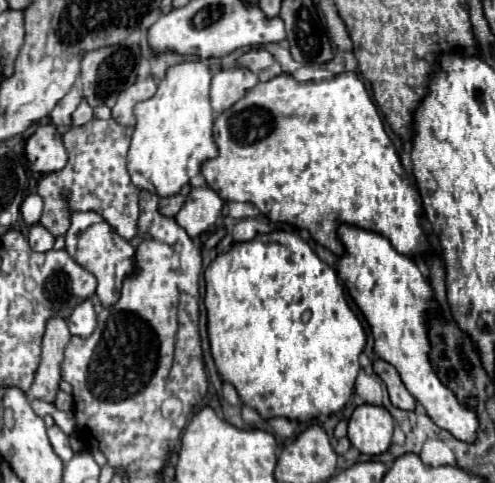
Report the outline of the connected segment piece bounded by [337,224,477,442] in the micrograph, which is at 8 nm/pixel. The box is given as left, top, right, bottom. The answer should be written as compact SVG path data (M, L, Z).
M341 224L337 228L337 236L345 248L343 256L337 260L337 274L369 322L371 334L375 338L375 354L397 368L405 388L439 428L449 430L457 440L473 442L477 432L475 412L459 406L455 394L439 382L435 368L429 362L425 312L429 308L437 308L437 302L417 264L409 256L399 254L391 242L377 232Z

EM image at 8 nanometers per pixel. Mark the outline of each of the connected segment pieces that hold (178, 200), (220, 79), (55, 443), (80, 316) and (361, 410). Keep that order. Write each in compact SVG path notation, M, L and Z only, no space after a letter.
M187 184L187 186L181 188L179 194L173 194L173 196L169 196L169 198L161 198L161 204L159 204L161 214L165 214L165 216L175 216L175 214L181 210L181 206L183 206L189 190L191 190L191 186Z
M231 68L221 70L211 80L211 106L217 114L221 114L225 108L233 106L249 88L253 88L259 82L257 74L247 68Z
M51 426L47 430L49 434L49 440L51 440L51 446L55 450L55 454L63 460L63 462L69 462L73 458L73 450L69 446L69 436L59 428L59 426Z
M91 300L81 302L81 304L73 310L73 314L69 316L67 324L69 324L69 330L71 330L73 336L79 336L79 338L91 336L93 330L95 330L95 326L97 326L97 314L95 314L95 310L93 310Z
M361 404L349 418L347 438L361 454L383 454L393 436L393 416L383 406Z

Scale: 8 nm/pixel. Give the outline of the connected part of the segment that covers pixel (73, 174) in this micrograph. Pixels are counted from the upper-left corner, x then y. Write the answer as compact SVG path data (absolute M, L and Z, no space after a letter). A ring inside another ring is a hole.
M93 118L83 126L71 126L63 134L63 144L69 160L63 170L45 174L39 182L39 196L43 198L43 214L39 224L53 236L63 236L69 228L69 216L73 212L93 210L125 240L137 234L139 216L139 190L131 184L127 174L127 150L131 142L133 126L121 126L113 118ZM69 192L69 198L63 196Z

